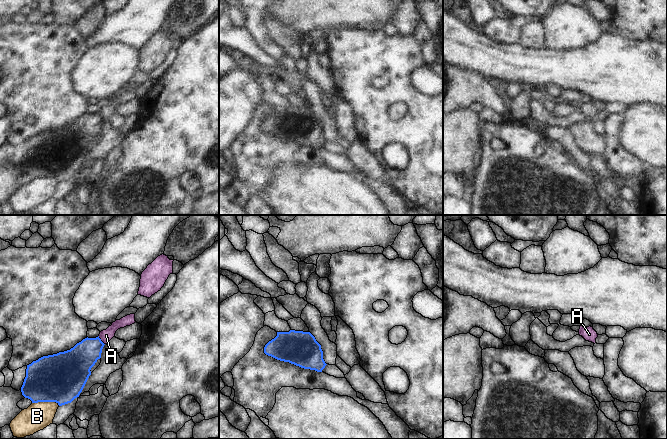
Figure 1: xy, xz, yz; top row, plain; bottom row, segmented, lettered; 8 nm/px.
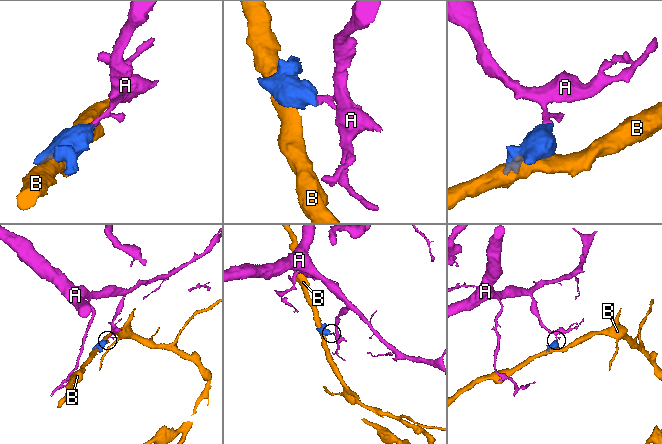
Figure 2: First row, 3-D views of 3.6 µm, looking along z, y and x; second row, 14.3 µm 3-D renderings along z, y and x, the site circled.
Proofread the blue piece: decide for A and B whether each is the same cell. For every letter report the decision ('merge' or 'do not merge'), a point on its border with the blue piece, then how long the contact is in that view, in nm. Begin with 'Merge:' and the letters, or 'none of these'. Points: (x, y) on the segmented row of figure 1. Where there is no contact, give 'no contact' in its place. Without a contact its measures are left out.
Merge: none of these
A: do not merge | xy (100, 340) | 90 nm
B: do not merge | xy (46, 401) | 220 nm

